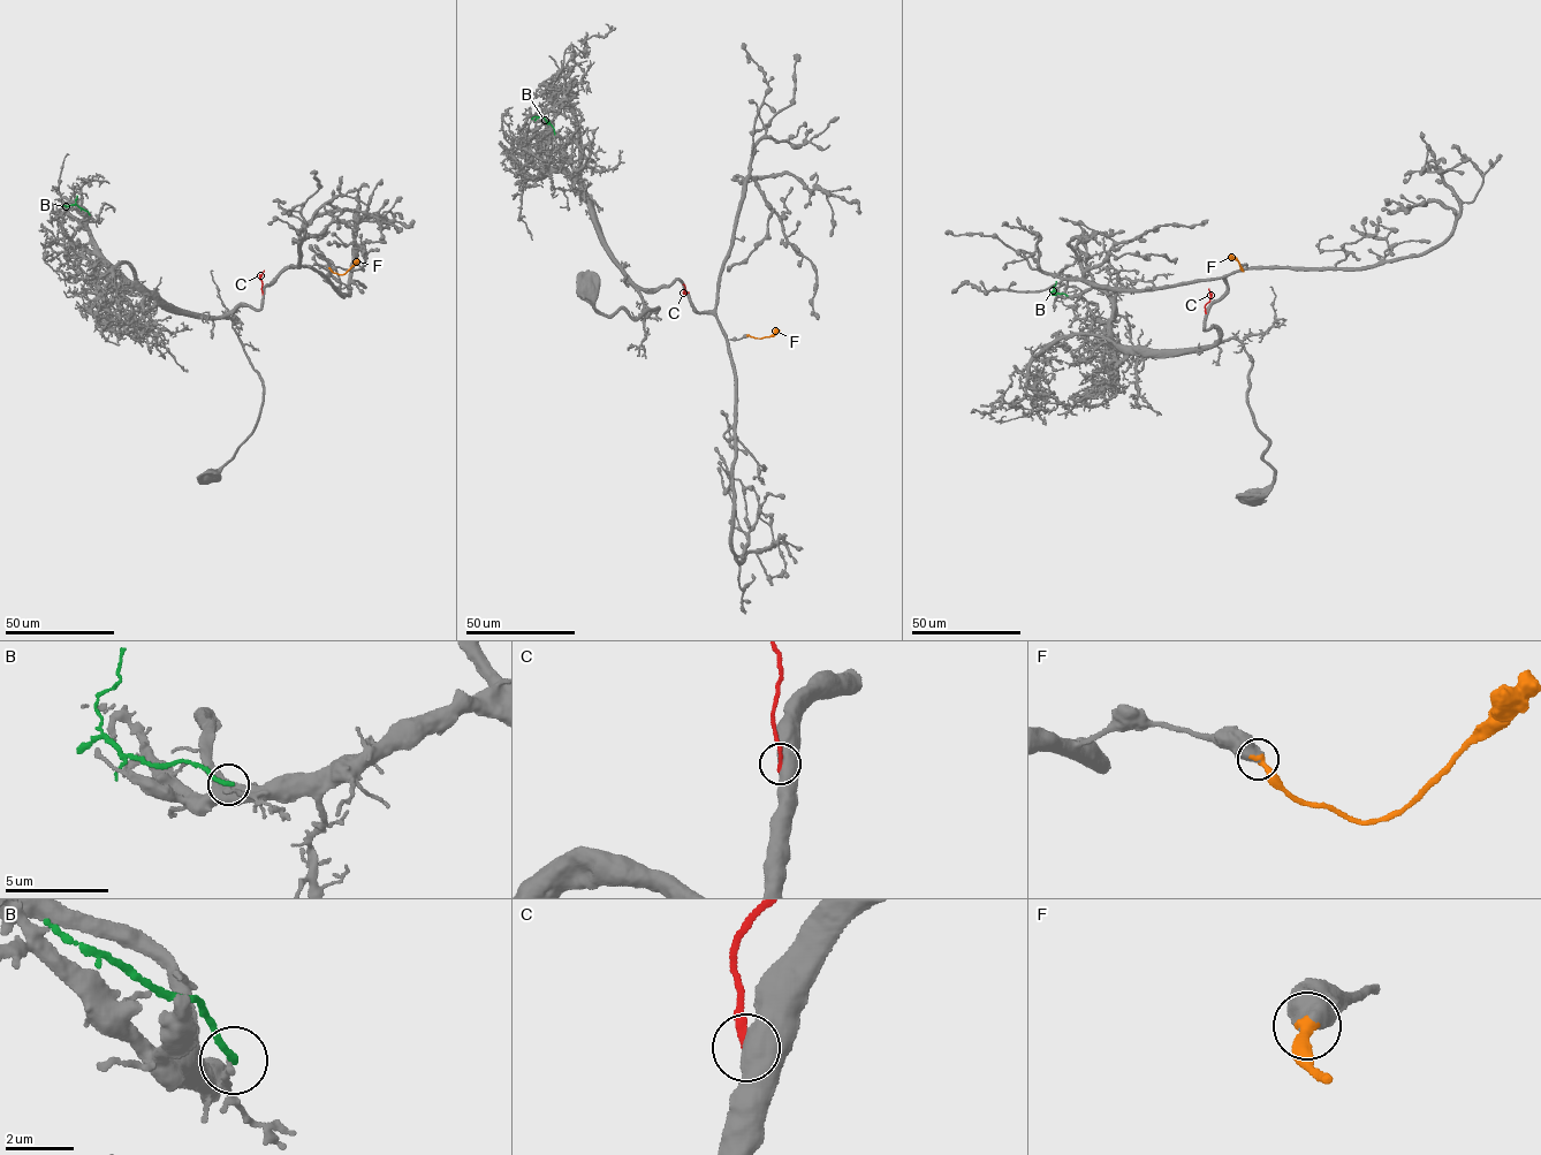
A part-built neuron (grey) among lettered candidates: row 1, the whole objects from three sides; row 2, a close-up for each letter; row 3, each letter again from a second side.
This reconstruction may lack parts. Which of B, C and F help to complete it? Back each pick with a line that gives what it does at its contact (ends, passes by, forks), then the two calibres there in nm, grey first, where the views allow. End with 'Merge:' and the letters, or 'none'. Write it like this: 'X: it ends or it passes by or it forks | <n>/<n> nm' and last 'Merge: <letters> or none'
F: it ends | 650/360 nm
Merge: F

